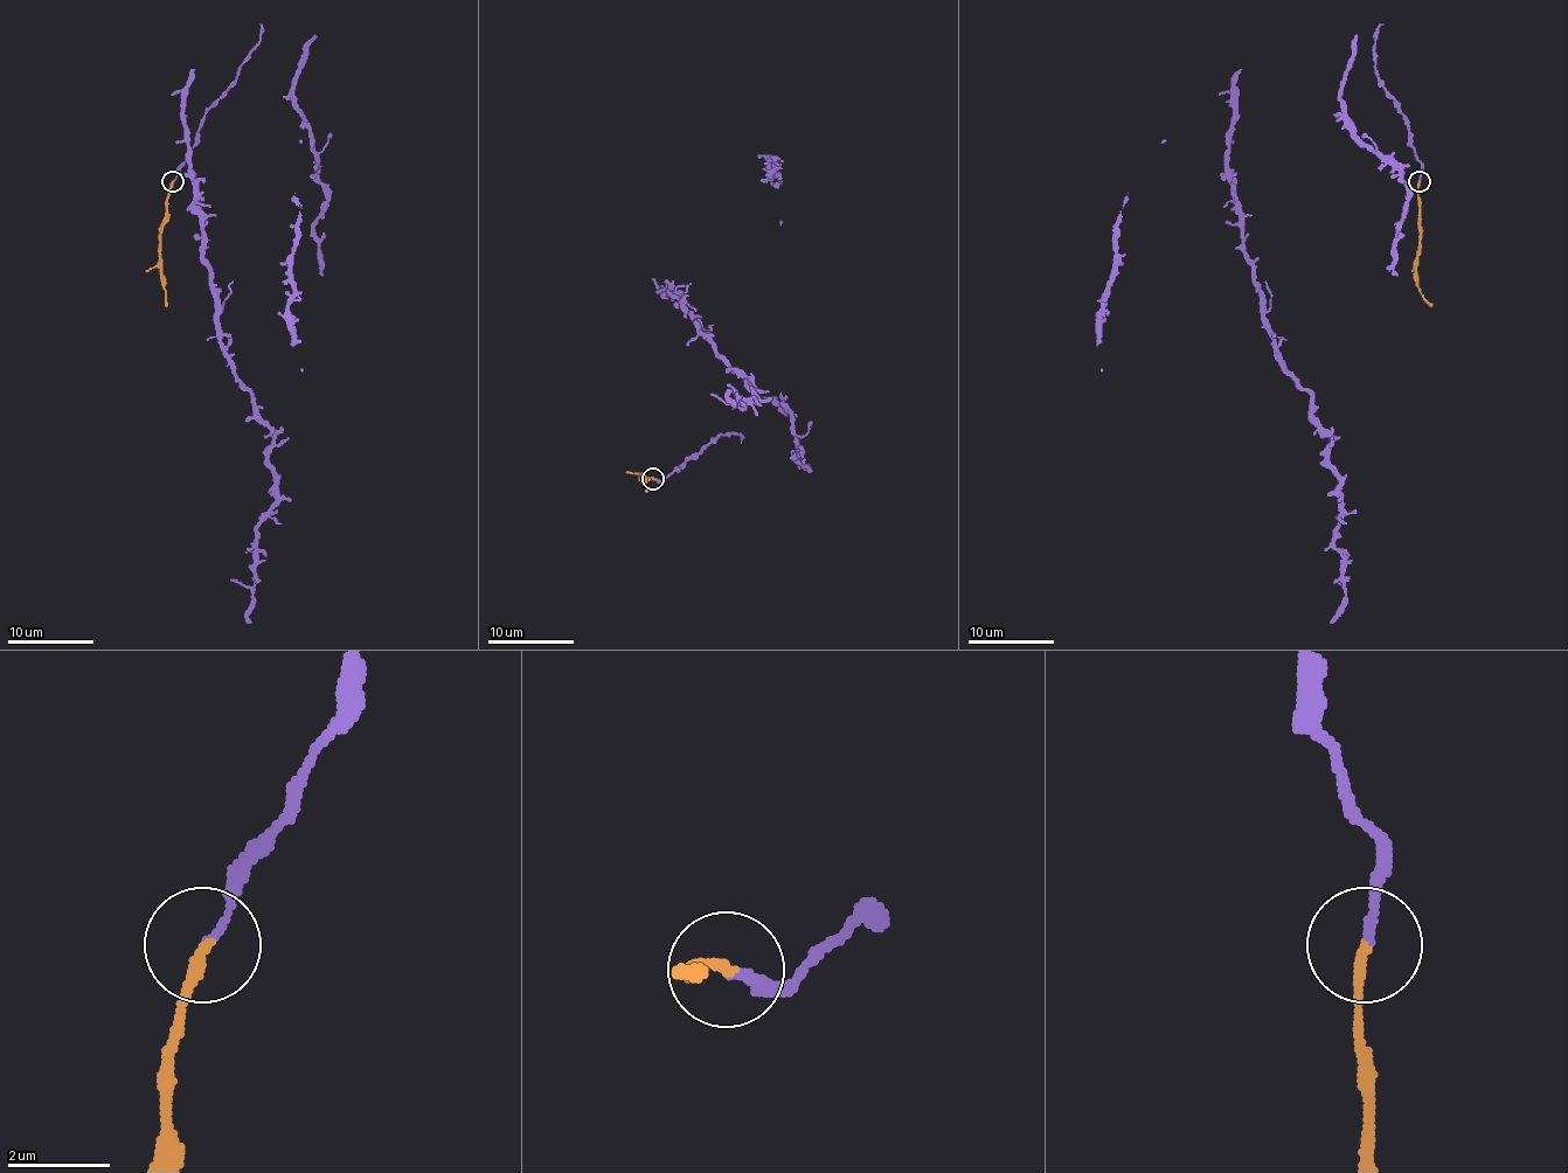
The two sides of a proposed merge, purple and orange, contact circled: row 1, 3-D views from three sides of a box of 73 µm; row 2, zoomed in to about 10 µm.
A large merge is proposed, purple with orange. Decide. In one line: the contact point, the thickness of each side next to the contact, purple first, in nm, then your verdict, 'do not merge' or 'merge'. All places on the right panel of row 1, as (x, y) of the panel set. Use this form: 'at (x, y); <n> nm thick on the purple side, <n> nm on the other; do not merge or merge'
at (1419, 181); 140 nm thick on the purple side, 200 nm on the other; merge

